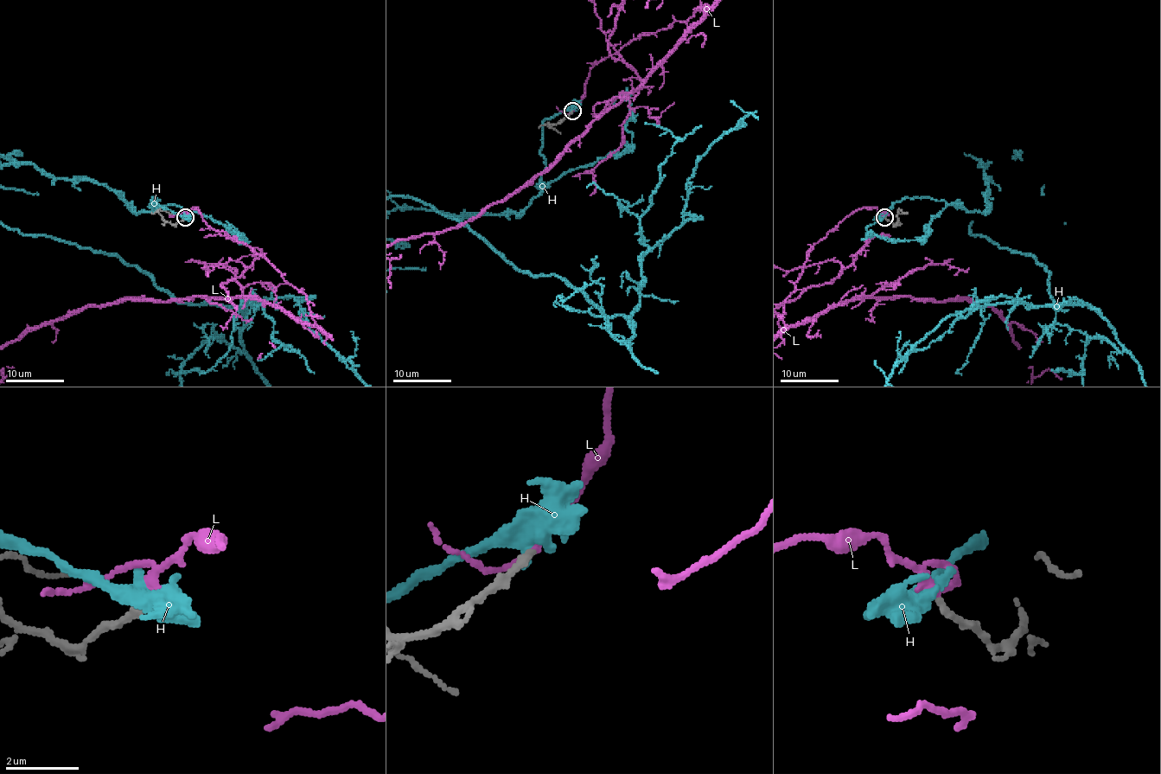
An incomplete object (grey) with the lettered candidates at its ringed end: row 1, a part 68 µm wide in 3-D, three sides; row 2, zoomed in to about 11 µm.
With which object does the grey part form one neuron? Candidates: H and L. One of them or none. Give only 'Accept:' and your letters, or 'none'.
Accept: L

